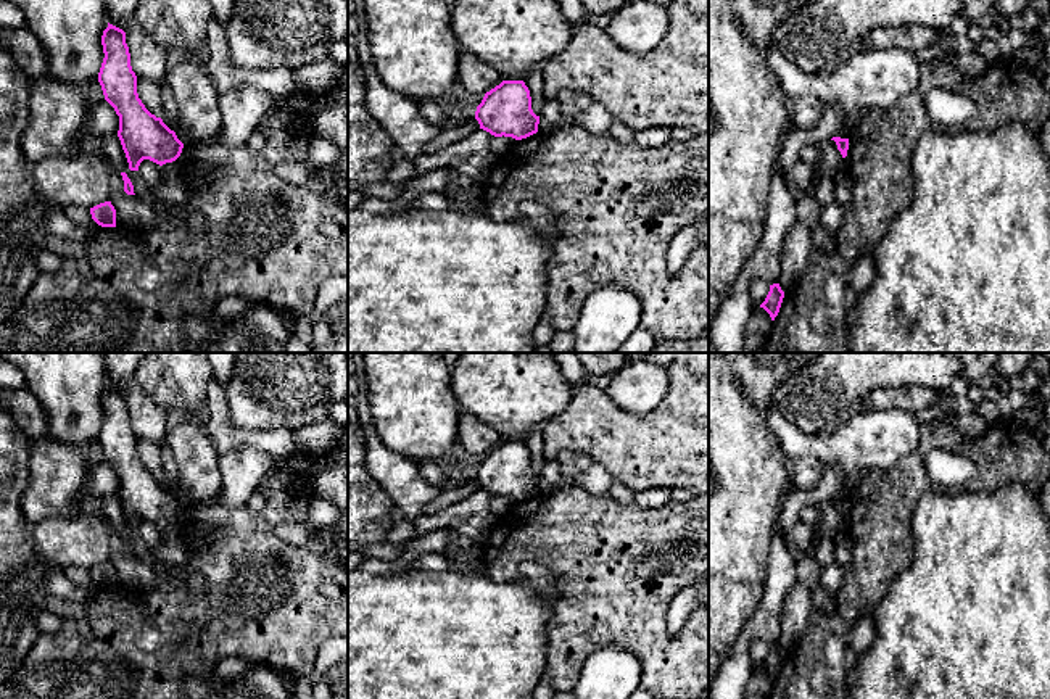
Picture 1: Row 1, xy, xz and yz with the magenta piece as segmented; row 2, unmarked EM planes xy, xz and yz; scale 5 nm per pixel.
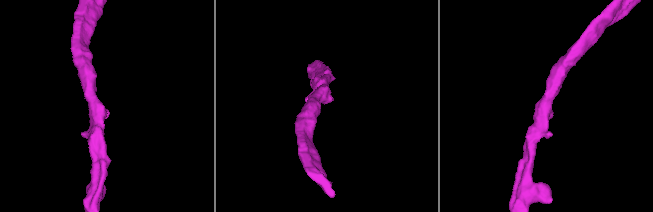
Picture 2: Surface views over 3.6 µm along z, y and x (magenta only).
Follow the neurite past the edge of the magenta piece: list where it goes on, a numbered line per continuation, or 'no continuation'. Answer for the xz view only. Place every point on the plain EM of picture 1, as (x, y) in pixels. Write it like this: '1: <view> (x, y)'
no continuation

